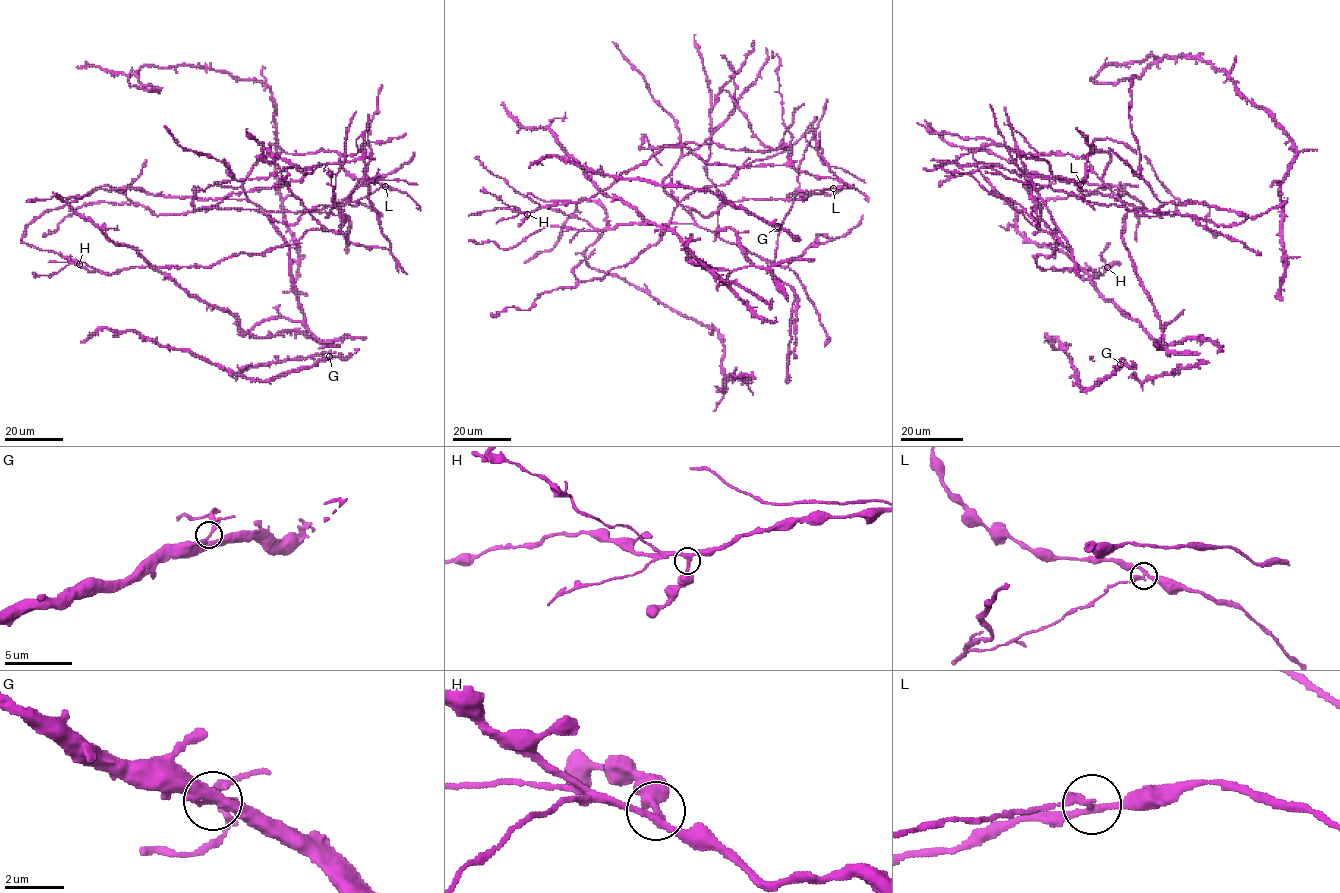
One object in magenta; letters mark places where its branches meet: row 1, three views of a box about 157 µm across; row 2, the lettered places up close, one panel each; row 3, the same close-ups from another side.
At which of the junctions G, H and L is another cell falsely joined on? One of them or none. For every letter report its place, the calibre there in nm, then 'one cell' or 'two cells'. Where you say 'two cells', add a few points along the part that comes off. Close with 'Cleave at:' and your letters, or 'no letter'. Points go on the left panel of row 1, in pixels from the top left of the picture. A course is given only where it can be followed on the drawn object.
G: at (329, 356); 200 nm thick; one cell
H: at (79, 264); 220 nm thick; one cell
L: at (385, 186); 200 nm thick; two cells; foreign part runs (385, 186), (349, 201), (354, 189), (371, 182), (377, 168)
Cleave at: L

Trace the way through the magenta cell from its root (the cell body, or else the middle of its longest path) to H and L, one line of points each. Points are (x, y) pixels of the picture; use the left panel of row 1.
H: (225, 197), (361, 159), (369, 201), (390, 248), (309, 229), (292, 244), (208, 267), (102, 273), (79, 264)
L: (225, 197), (244, 199), (243, 183), (252, 166), (282, 152), (336, 151), (351, 176), (385, 186)

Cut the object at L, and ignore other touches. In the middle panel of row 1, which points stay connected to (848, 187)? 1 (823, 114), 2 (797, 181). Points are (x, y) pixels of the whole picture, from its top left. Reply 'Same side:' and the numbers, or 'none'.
Same side: none

